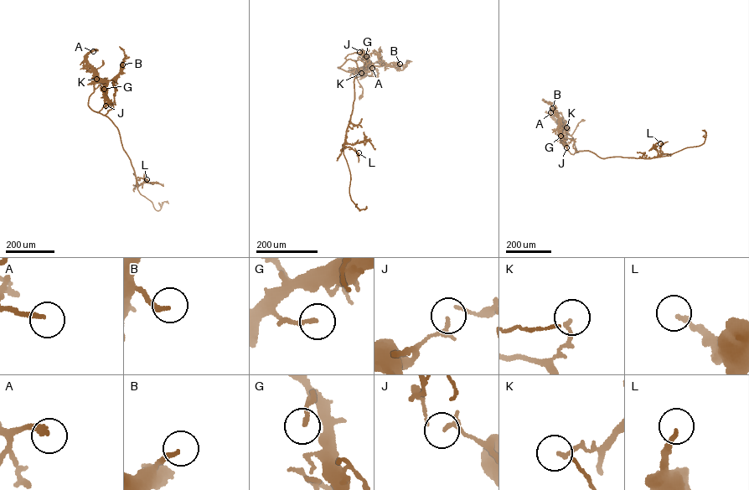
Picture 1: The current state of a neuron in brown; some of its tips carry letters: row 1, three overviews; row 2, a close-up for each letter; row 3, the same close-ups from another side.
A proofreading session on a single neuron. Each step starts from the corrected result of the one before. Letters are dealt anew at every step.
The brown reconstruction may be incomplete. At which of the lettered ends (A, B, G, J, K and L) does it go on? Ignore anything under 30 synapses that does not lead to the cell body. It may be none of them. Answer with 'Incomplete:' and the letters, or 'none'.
Incomplete: A

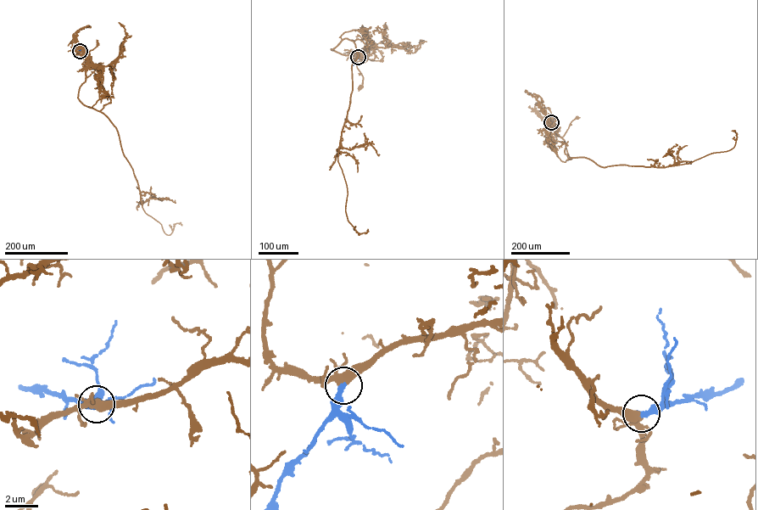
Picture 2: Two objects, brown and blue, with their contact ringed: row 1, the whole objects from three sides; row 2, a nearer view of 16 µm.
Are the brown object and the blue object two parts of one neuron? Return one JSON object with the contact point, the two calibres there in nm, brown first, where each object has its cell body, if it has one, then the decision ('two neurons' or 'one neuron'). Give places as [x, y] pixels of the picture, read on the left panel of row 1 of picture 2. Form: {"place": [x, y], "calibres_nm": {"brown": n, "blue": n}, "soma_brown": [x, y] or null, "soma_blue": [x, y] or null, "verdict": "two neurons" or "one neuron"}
{"place": [80, 51], "calibres_nm": {"brown": 360, "blue": 360}, "soma_brown": [91, 68], "soma_blue": null, "verdict": "one neuron"}

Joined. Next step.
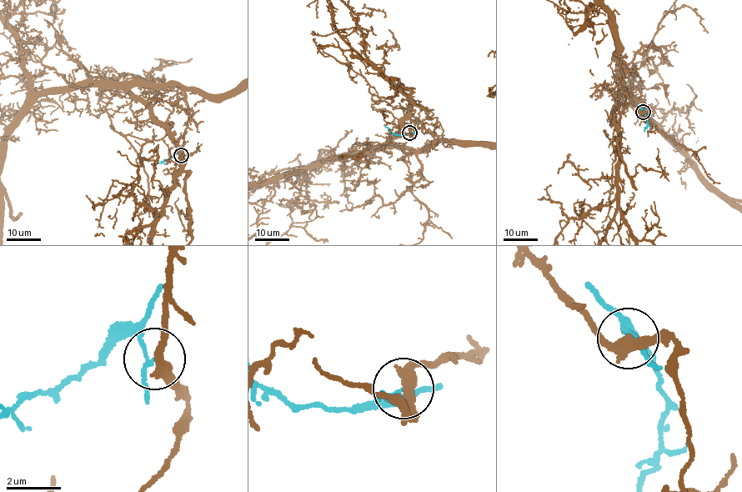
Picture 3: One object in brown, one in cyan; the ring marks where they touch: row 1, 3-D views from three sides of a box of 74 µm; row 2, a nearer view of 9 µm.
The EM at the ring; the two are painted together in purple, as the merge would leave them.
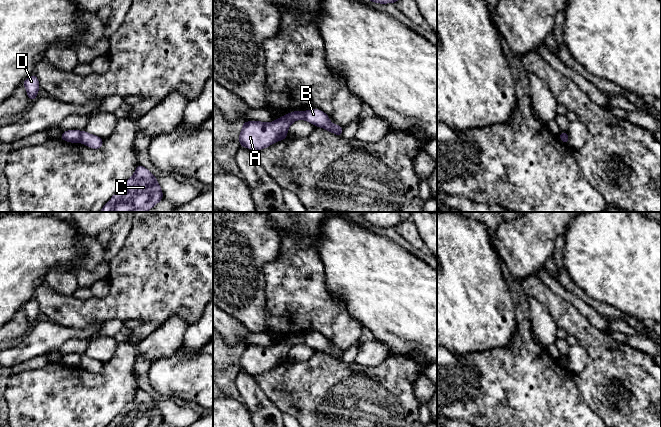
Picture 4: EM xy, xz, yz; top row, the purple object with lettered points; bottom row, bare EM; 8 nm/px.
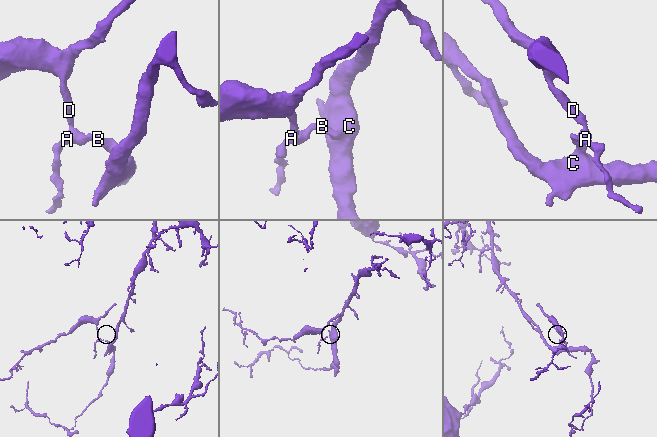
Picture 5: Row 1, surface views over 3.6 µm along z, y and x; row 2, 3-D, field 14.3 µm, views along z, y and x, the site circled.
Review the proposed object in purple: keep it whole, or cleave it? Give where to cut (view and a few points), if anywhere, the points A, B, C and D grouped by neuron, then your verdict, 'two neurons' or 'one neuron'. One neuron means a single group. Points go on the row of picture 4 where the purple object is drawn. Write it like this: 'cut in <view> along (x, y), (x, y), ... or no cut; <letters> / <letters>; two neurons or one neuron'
cut in xy along (81, 132), (79, 141); A D / B C; two neurons

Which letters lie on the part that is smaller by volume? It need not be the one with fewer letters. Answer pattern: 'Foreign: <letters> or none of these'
Foreign: A, D

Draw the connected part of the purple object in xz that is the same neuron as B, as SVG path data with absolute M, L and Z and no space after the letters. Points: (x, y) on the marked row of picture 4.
M309 109L304 113L304 120L312 123L316 127L322 127L335 135L342 136L343 127L330 122L329 116L319 109Z

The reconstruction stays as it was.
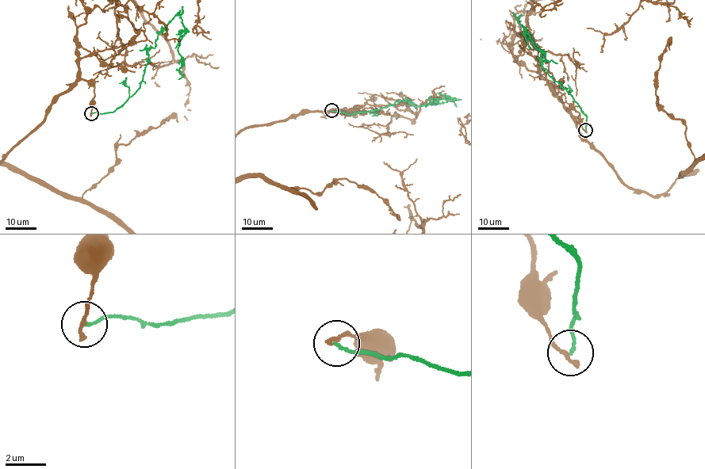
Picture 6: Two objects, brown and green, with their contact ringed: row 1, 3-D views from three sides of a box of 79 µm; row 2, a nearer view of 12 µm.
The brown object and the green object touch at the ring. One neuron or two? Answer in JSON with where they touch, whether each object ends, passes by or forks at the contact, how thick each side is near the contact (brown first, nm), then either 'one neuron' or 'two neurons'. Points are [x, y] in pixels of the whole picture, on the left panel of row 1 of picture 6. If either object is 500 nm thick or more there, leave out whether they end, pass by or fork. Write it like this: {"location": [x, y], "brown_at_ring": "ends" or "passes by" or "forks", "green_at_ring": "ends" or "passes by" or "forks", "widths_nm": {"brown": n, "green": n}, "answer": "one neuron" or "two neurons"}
{"location": [91, 113], "brown_at_ring": "ends", "green_at_ring": "ends", "widths_nm": {"brown": 280, "green": 140}, "answer": "two neurons"}

